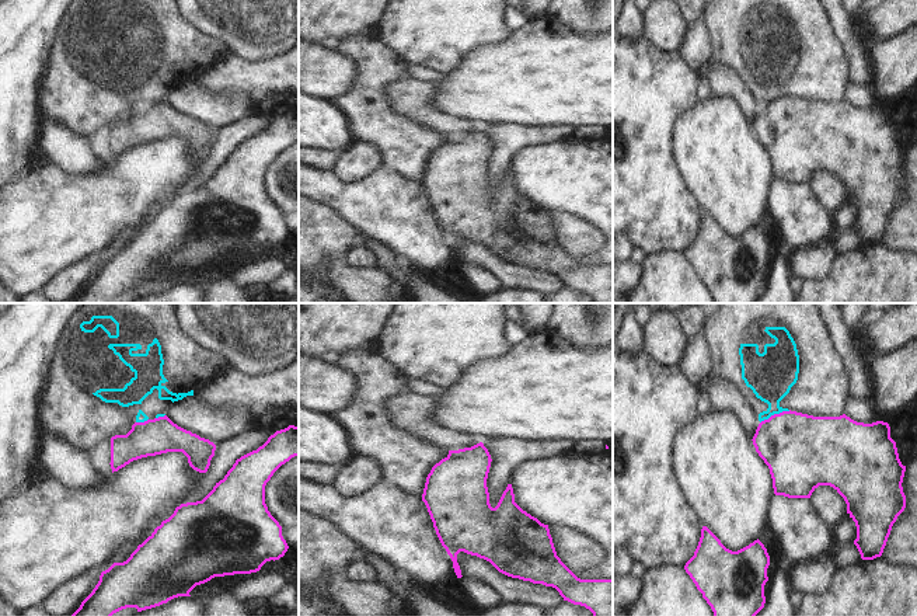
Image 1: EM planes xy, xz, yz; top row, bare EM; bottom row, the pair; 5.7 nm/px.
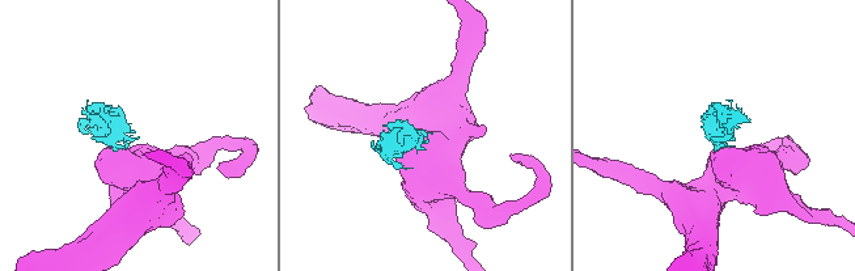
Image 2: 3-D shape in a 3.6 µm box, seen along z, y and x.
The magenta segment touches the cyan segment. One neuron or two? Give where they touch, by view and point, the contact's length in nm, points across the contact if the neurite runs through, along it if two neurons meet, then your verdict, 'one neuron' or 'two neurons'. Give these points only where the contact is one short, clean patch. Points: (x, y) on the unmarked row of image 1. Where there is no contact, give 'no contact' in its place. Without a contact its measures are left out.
contact yz (774, 100); length 190 nm; border yz (790, 96), (774, 98), (760, 108); two neurons

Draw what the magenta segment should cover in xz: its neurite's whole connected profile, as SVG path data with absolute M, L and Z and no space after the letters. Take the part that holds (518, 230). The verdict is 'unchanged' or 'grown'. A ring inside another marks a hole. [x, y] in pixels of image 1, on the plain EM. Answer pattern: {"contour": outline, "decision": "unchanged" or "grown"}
{"contour": "M480 128L471 133L449 136L426 163L422 187L457 264L463 262L457 240L464 237L489 247L508 262L555 274L564 286L585 292L593 303L613 303L613 265L578 264L557 241L548 210L515 188L512 170L508 170L498 191L491 192L487 173L491 147L488 135Z", "decision": "unchanged"}

